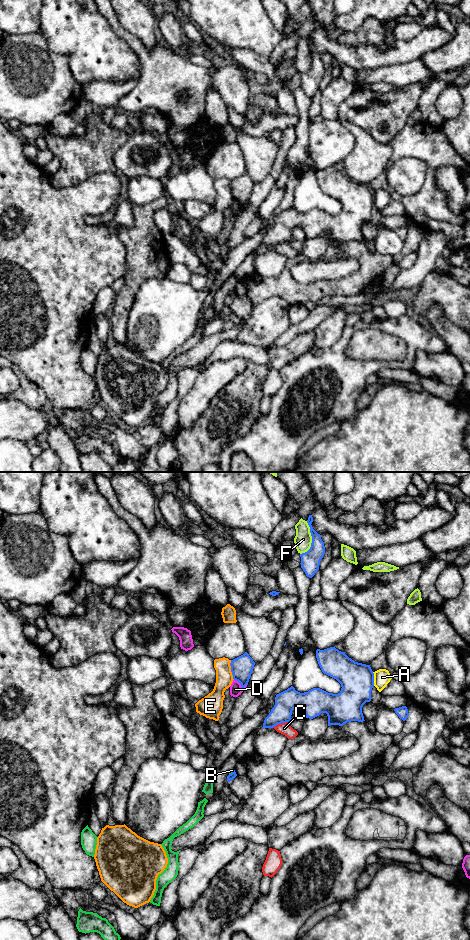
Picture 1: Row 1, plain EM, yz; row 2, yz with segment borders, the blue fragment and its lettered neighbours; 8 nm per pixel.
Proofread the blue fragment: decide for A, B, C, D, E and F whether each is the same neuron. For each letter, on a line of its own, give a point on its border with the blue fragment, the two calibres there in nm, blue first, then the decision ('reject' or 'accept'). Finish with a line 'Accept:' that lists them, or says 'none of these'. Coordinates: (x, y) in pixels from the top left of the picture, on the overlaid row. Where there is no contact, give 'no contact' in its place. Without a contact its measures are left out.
A: contact yz (373, 679); calibres 280 and 140 nm; reject
B: contact yz (232, 772); calibres 50 and 20 nm; reject
C: contact yz (280, 723); calibres 170 and 100 nm; reject
D: contact yz (241, 685); calibres 180 and 100 nm; reject
E: contact yz (231, 670); calibres 180 and 140 nm; reject
F: contact yz (312, 539); calibres 160 and 140 nm; reject
Accept: none of these

